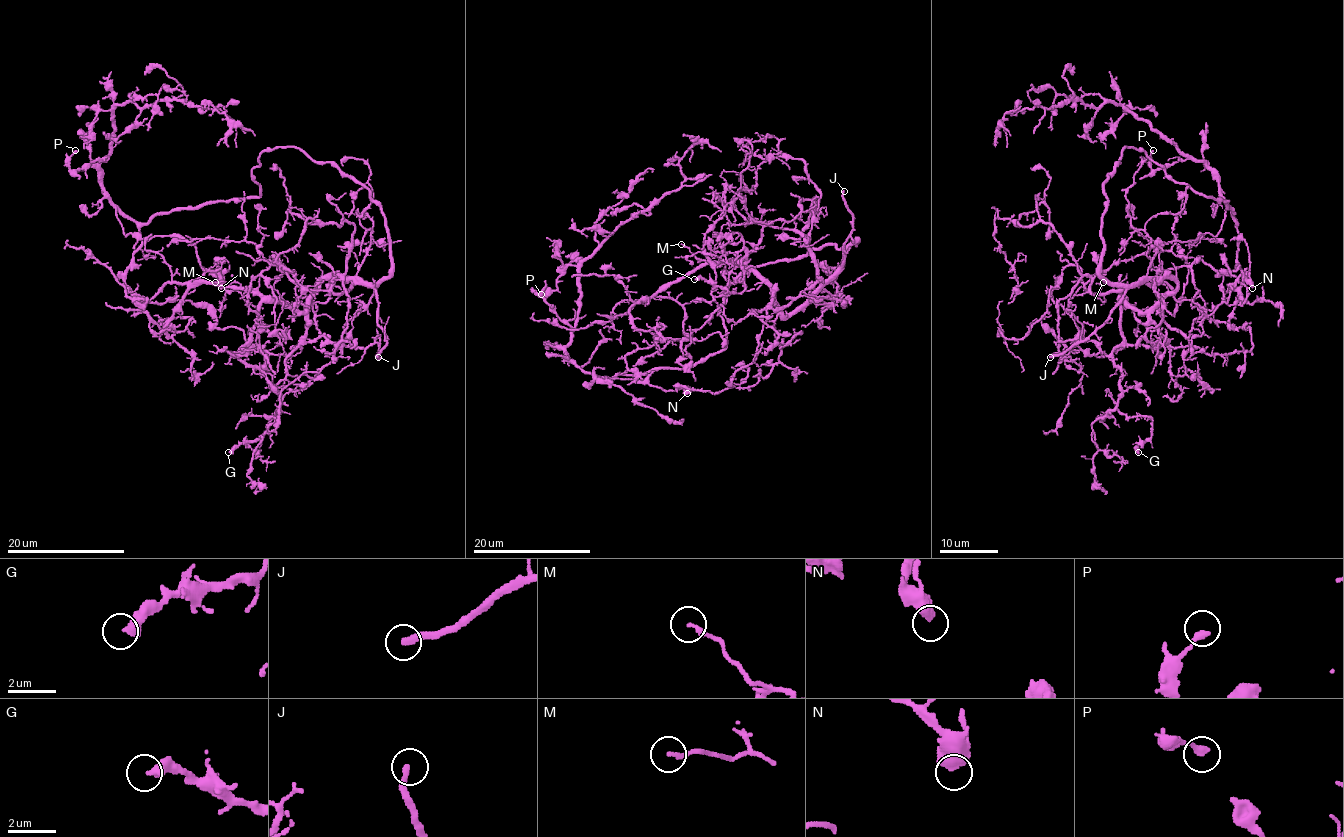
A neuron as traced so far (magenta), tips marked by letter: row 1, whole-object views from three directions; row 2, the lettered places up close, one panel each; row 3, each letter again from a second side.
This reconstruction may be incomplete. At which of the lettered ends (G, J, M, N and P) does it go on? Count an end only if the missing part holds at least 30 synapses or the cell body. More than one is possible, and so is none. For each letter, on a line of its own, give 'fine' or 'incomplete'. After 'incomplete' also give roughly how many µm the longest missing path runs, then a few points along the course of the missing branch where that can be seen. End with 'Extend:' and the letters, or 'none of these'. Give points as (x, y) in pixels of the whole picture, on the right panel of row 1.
G: fine
J: incomplete | 100 µm
M: incomplete | 25 µm | (1103, 282), (1091, 283), (1086, 273), (1106, 267), (1123, 245), (1119, 241), (1117, 248)
N: fine
P: fine
Extend: J, M

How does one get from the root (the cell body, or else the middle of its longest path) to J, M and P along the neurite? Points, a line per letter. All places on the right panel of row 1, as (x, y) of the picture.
J: (1125, 148), (1104, 180), (1100, 273), (1108, 283), (1122, 286), (1125, 295), (1086, 338), (1050, 357)
M: (1125, 148), (1104, 180), (1100, 274), (1178, 286), (1142, 313), (1119, 282), (1103, 282)
P: (1125, 148), (1141, 148), (1175, 180), (1227, 201), (1236, 223), (1217, 176), (1201, 160), (1151, 169), (1153, 150)

